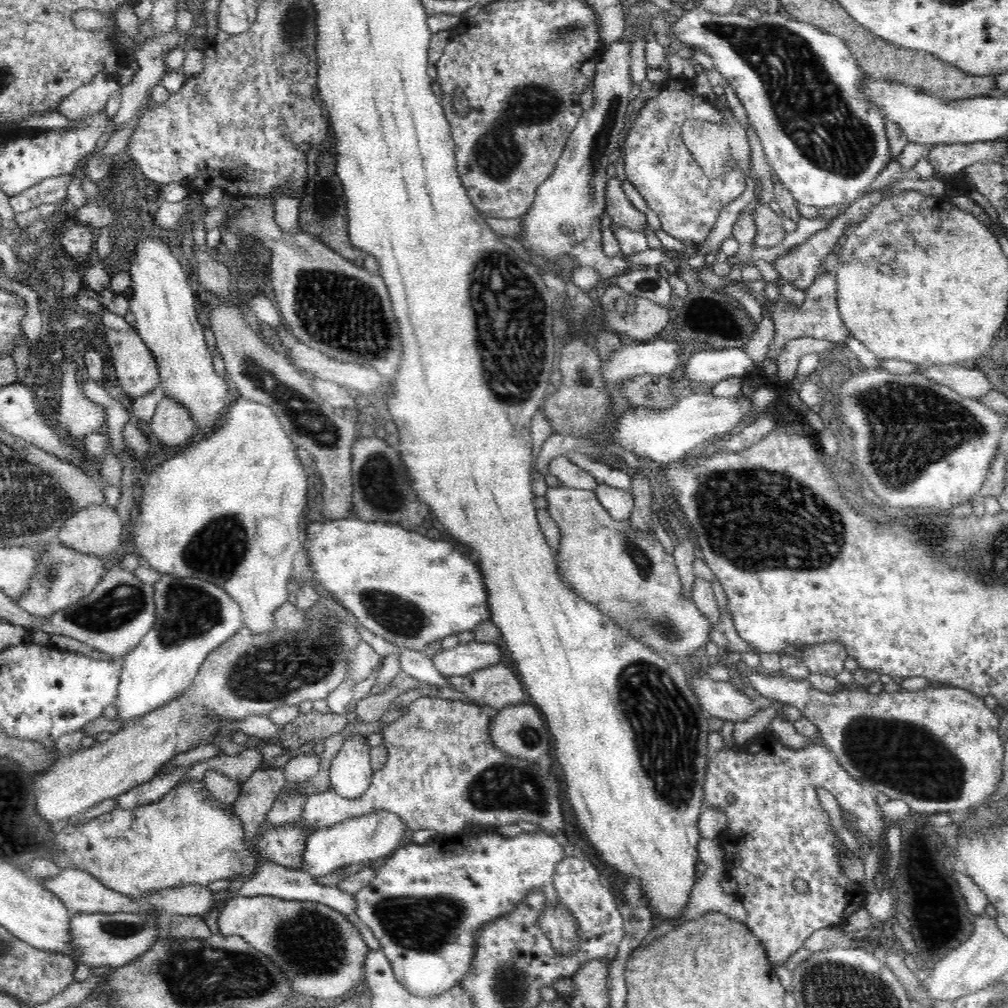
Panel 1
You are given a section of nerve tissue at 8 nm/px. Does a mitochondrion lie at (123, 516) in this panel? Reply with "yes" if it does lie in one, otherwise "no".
no

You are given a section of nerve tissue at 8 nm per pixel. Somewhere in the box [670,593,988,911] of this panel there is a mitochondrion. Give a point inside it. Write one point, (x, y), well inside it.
(901, 756)

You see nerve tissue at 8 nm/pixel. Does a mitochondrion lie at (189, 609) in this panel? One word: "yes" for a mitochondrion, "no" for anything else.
yes

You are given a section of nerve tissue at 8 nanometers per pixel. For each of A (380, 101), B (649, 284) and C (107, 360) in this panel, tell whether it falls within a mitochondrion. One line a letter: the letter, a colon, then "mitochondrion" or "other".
A: other
B: mitochondrion
C: other

